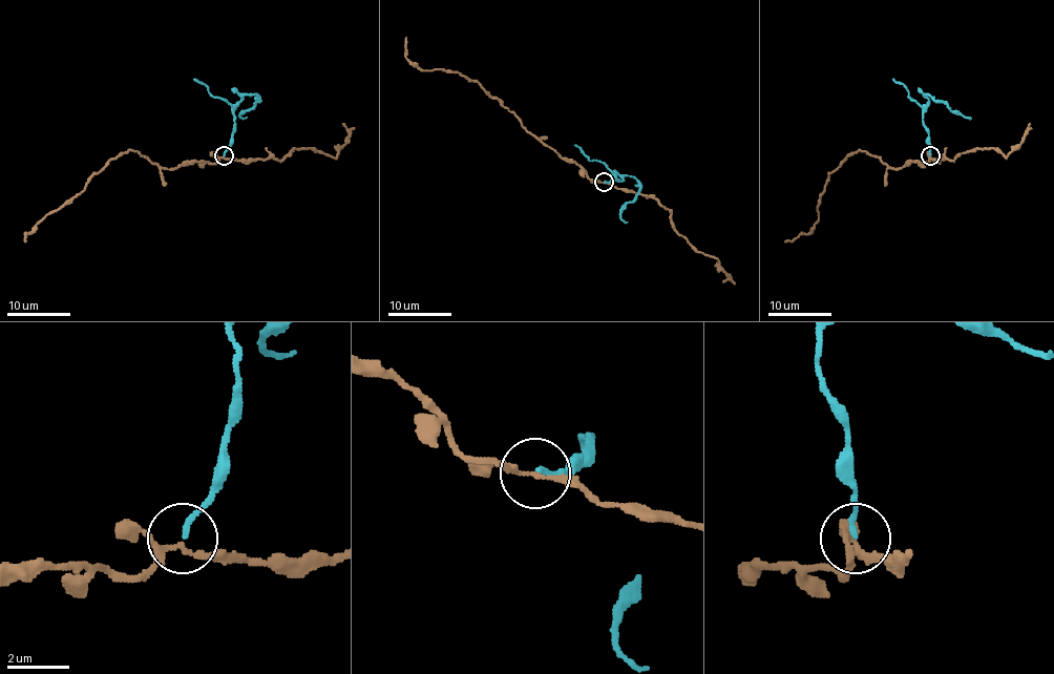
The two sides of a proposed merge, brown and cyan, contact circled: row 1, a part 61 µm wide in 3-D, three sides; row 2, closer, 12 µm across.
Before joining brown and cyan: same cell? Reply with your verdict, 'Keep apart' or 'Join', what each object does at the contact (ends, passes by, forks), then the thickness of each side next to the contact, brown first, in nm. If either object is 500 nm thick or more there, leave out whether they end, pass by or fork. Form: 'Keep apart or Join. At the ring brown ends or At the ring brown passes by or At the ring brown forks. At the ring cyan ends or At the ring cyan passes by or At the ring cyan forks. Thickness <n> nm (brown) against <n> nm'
Keep apart. At the ring brown forks. At the ring cyan ends. Thickness 140 nm (brown) against 160 nm

